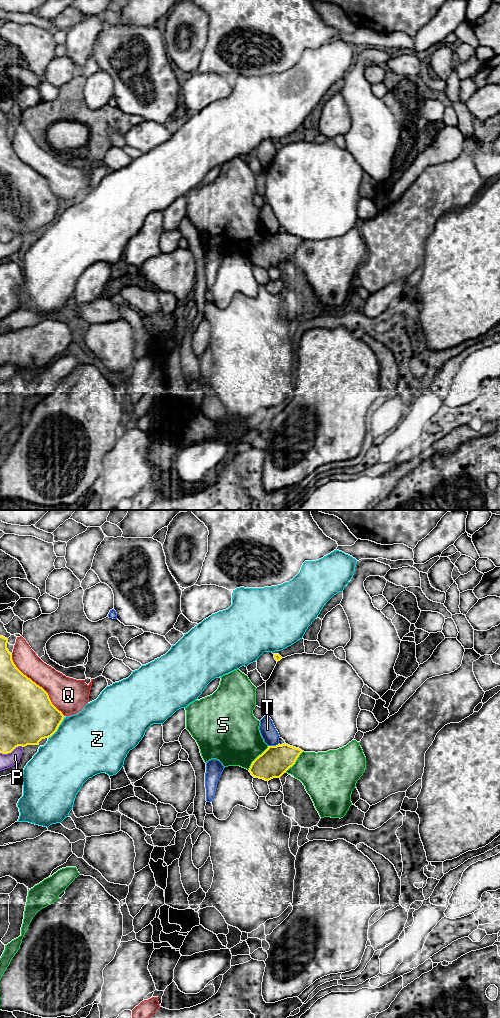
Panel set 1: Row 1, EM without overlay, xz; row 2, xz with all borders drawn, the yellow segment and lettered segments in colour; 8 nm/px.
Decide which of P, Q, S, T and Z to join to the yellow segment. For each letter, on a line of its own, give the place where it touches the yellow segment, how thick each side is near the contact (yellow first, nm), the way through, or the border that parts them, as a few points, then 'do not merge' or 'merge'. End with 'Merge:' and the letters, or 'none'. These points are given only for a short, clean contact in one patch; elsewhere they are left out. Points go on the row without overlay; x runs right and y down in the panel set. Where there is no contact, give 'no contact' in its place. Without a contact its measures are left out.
P: xz (11, 239) | 360/110 nm | do not merge
Q: xz (36, 172) | 440/260 nm | do not merge
S: xz (256, 246) | 240/440 nm | do not merge
T: xz (273, 234) | 240/130 nm | along xz (278, 231), (268, 234) | do not merge
Z: xz (57, 216) | 420/500 nm | do not merge
Merge: none

